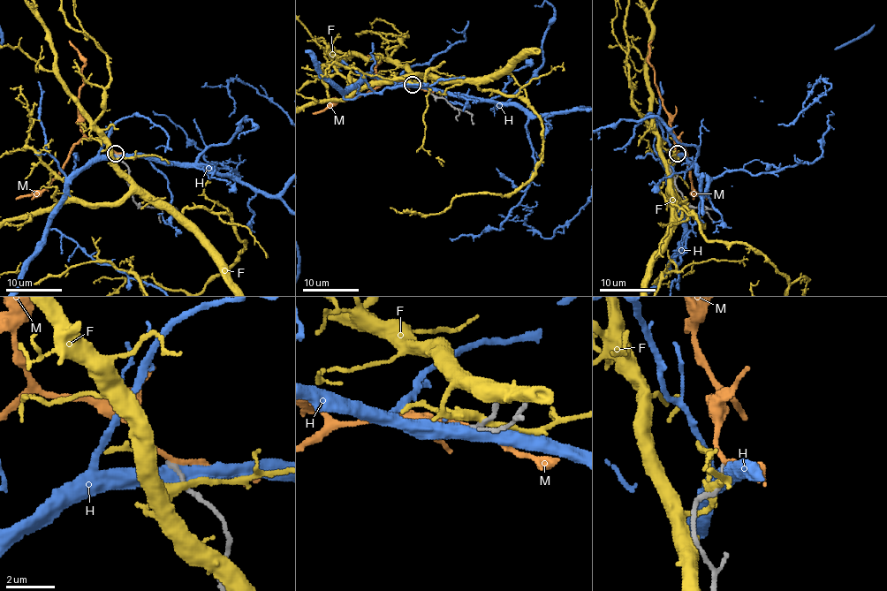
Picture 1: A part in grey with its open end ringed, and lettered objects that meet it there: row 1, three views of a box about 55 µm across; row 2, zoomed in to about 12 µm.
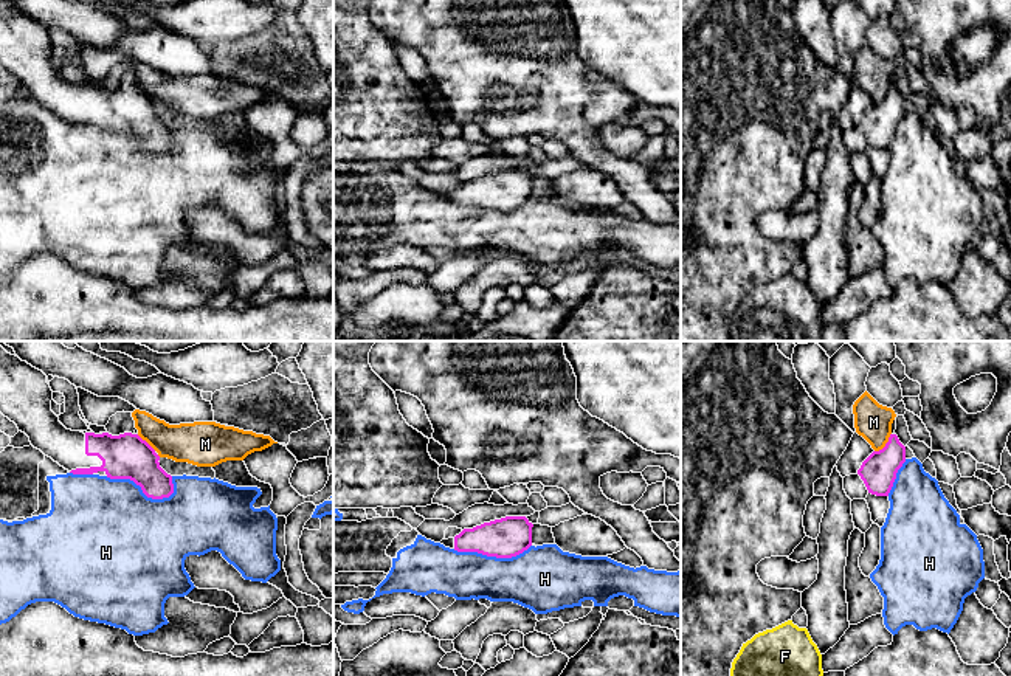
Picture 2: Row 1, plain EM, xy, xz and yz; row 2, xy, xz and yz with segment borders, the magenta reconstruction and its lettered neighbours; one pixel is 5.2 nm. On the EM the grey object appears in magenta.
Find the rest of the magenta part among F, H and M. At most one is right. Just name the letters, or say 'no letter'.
no letter

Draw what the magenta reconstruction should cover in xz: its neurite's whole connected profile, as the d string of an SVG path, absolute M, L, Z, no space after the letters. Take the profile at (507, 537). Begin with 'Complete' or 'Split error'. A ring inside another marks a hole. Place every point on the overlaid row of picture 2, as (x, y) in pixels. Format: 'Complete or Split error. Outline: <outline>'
Split error. Outline: M506 516L464 529L440 544L457 552L478 552L487 557L512 558L532 546L533 524L526 516Z

